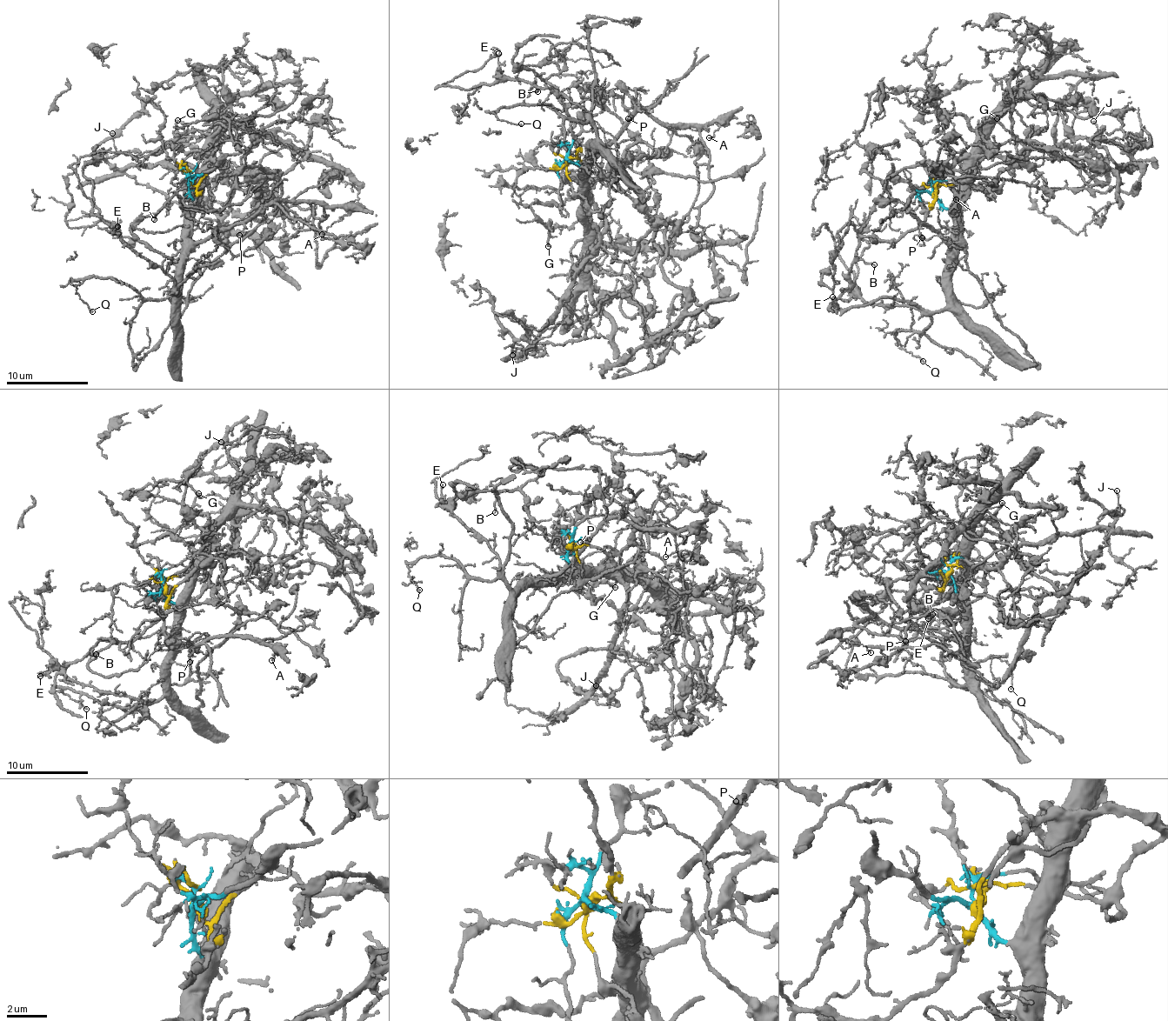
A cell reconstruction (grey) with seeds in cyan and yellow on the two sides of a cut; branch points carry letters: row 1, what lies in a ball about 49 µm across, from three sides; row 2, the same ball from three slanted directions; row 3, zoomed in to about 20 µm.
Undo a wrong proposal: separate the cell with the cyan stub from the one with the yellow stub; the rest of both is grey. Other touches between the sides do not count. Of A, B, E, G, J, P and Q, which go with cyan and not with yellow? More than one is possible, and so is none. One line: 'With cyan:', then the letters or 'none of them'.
With cyan: A, E, P, Q

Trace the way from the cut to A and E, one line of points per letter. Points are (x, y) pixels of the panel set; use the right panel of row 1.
A: (934, 192), (953, 221), (950, 249), (937, 233), (919, 224), (909, 204), (937, 171), (953, 186), (956, 199)
E: (934, 192), (953, 221), (951, 301), (940, 310), (921, 312), (854, 295), (832, 296)

